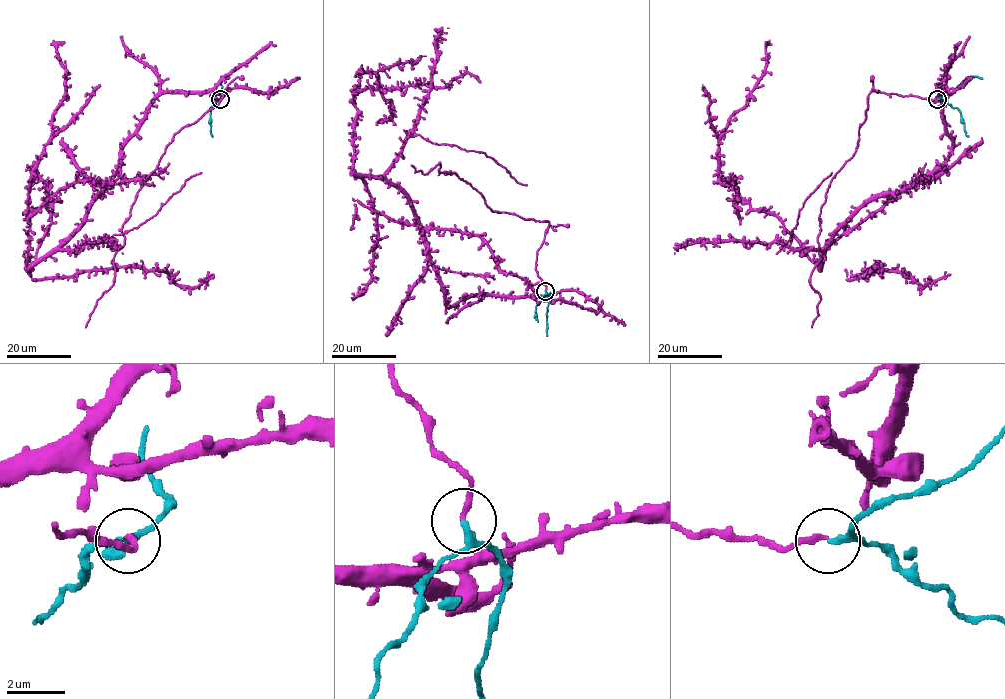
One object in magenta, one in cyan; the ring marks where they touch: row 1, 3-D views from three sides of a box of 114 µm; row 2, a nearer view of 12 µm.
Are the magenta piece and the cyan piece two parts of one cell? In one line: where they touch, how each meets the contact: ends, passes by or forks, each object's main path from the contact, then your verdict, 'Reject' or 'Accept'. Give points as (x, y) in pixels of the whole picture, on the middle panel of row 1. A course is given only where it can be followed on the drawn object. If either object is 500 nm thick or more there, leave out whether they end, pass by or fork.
Place: (545, 291). At the ring magenta ends. At the ring cyan passes by. Course of magenta: (546, 291), (447, 303), (412, 202), (352, 173), (357, 72), (376, 75), (390, 119). Course of cyan: (546, 291), (535, 310), (538, 322). Accept

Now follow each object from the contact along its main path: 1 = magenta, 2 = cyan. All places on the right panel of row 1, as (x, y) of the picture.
1: (937, 98), (950, 155), (872, 195), (819, 266), (719, 175), (719, 139), (761, 75), (765, 41)
2: (937, 99), (943, 99), (960, 113), (968, 137)

